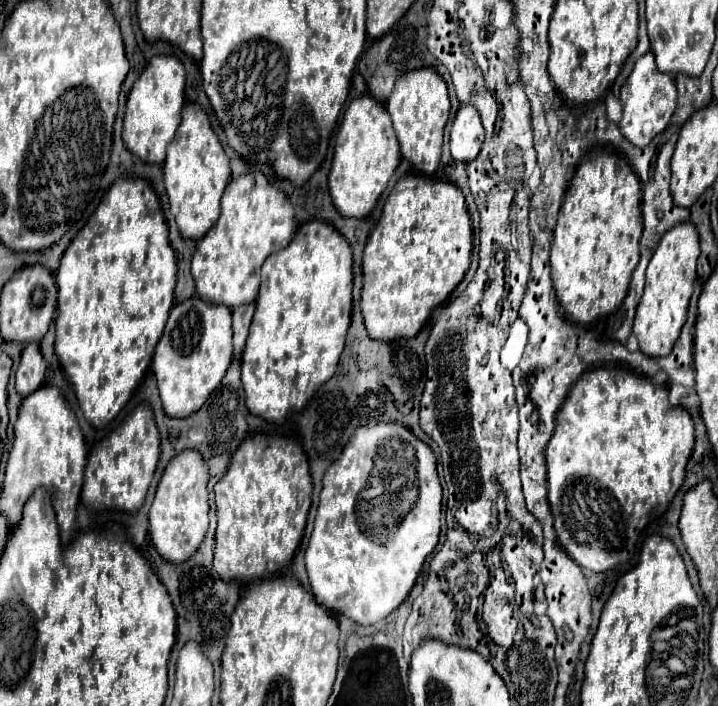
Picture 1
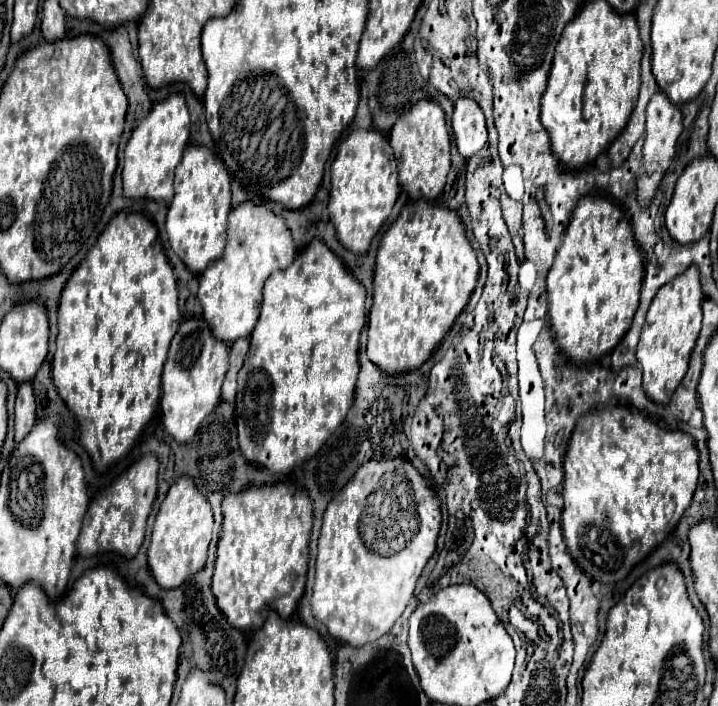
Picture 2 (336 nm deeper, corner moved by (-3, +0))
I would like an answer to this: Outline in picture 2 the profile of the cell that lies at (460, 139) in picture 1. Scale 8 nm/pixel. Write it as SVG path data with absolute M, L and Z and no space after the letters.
M460 97L454 101L452 129L458 153L462 157L470 159L482 149L482 145L486 143L486 121L480 105L474 99Z

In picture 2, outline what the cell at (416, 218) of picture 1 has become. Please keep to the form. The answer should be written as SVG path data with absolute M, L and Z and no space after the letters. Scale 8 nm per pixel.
M408 201L380 241L374 269L374 303L368 317L368 357L386 375L418 369L442 343L444 335L464 311L478 281L476 253L466 239L460 217L434 201Z

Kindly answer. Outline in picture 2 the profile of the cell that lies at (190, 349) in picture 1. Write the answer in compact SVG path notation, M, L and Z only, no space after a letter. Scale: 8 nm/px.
M202 317L188 319L178 327L164 365L160 399L164 431L178 443L192 443L200 423L220 403L220 389L228 369L228 353L228 345L222 345L222 341L214 341L214 337L210 337L210 329L206 329L206 321L202 321Z

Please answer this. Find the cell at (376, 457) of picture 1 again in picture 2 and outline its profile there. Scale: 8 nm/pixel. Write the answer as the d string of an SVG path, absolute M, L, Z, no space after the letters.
M370 461L358 469L350 485L326 507L318 539L312 615L328 629L330 637L350 647L362 647L374 643L394 627L414 593L424 565L436 551L440 521L438 497L410 461Z

